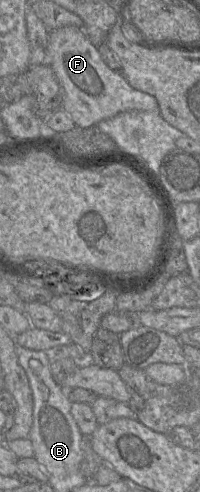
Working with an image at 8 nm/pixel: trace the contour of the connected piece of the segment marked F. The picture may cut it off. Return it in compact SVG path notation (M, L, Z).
M61 27L49 32L47 62L62 88L62 109L77 127L87 128L121 112L152 111L160 113L155 97L131 87L122 73L111 70L101 58L98 47L88 39L83 28Z

